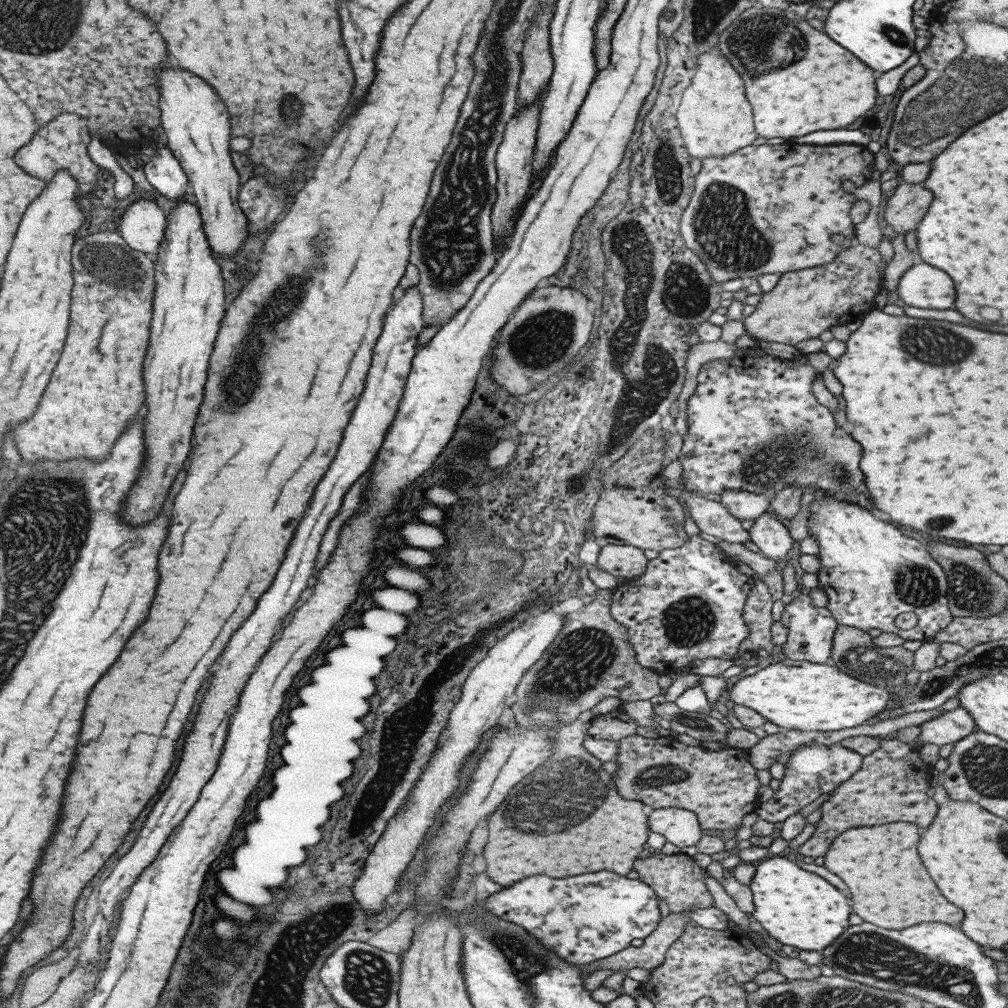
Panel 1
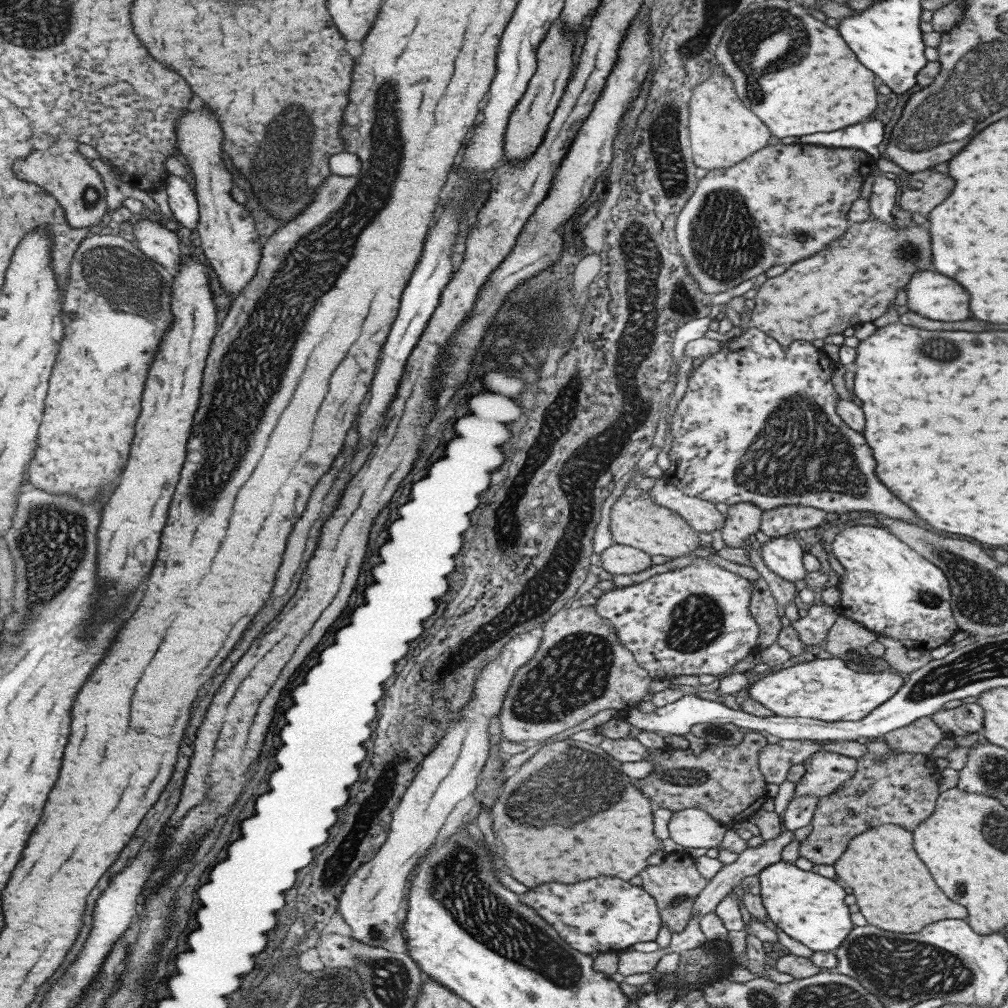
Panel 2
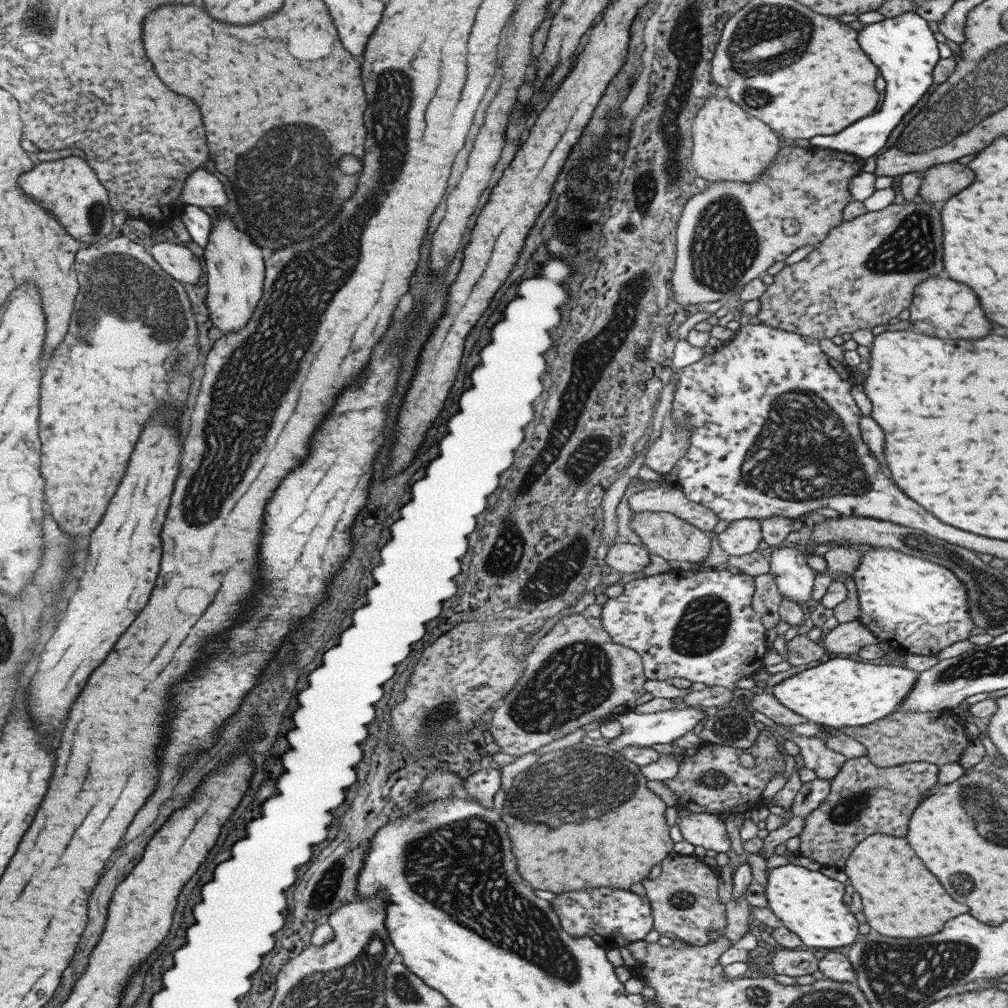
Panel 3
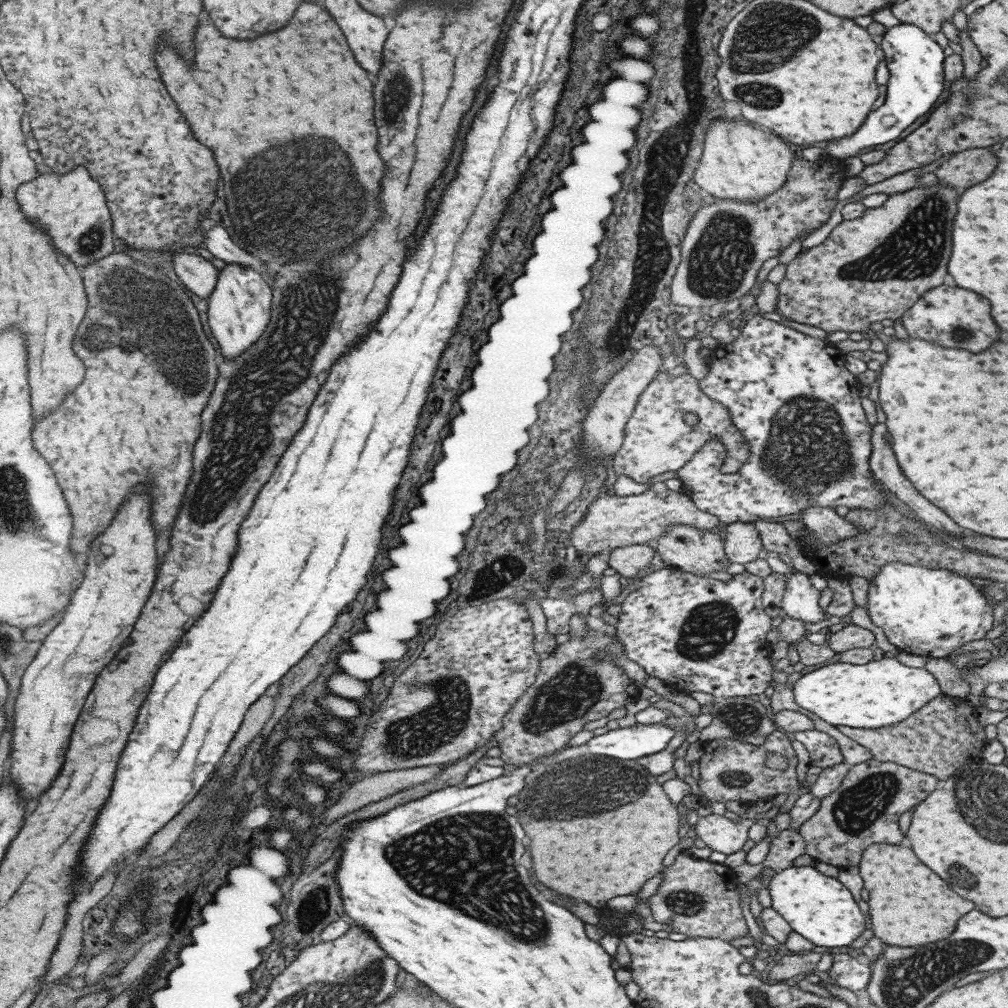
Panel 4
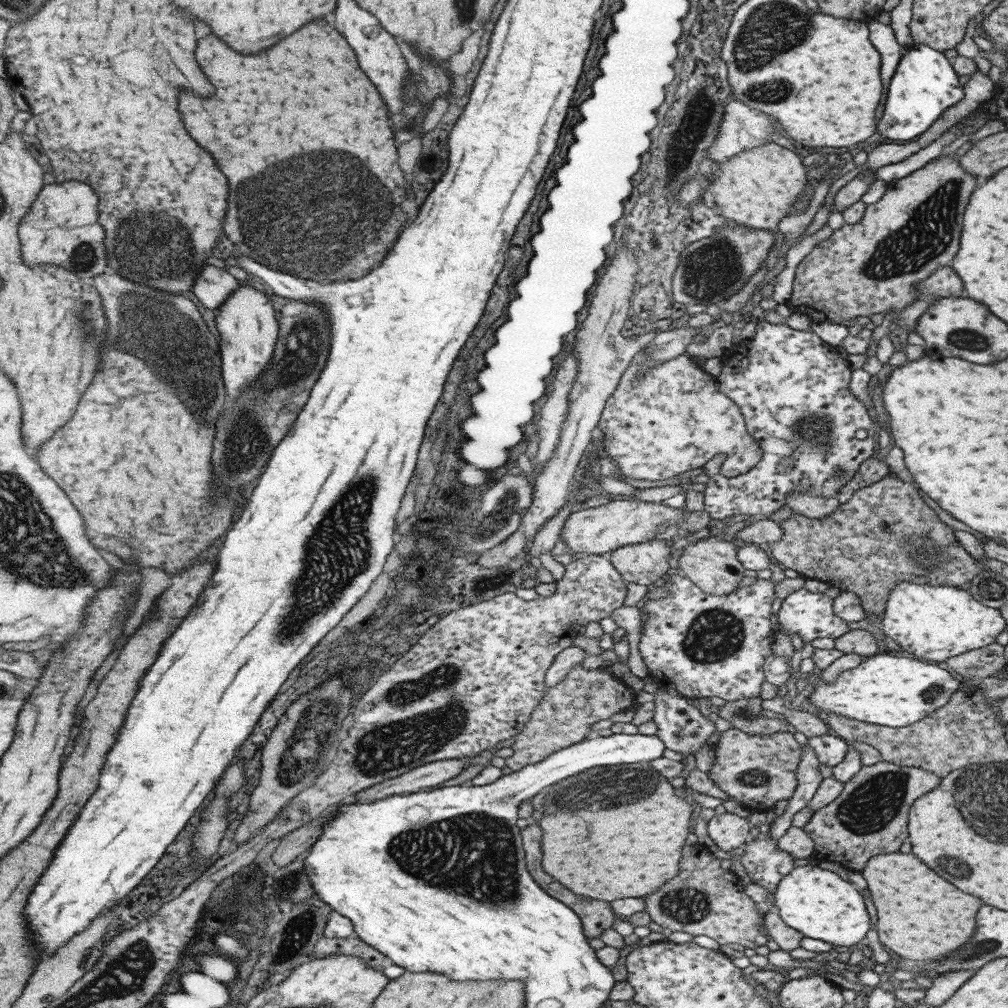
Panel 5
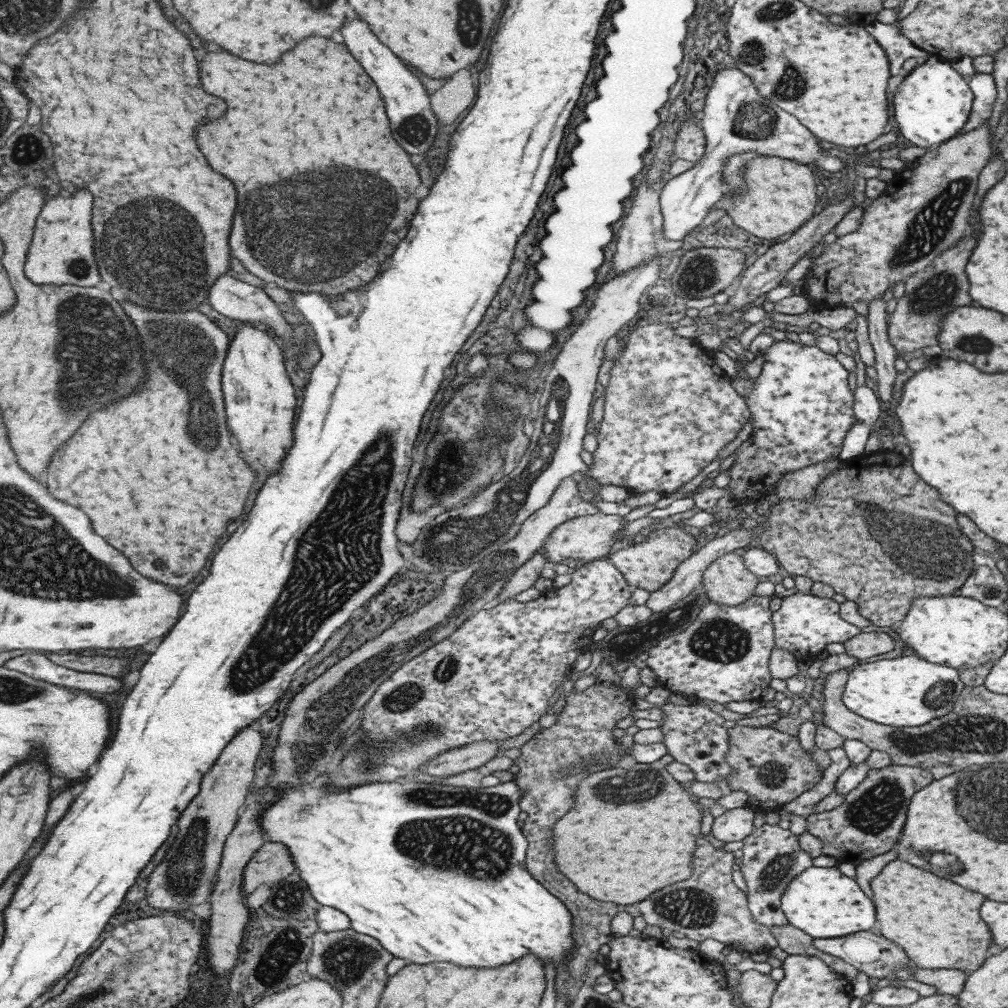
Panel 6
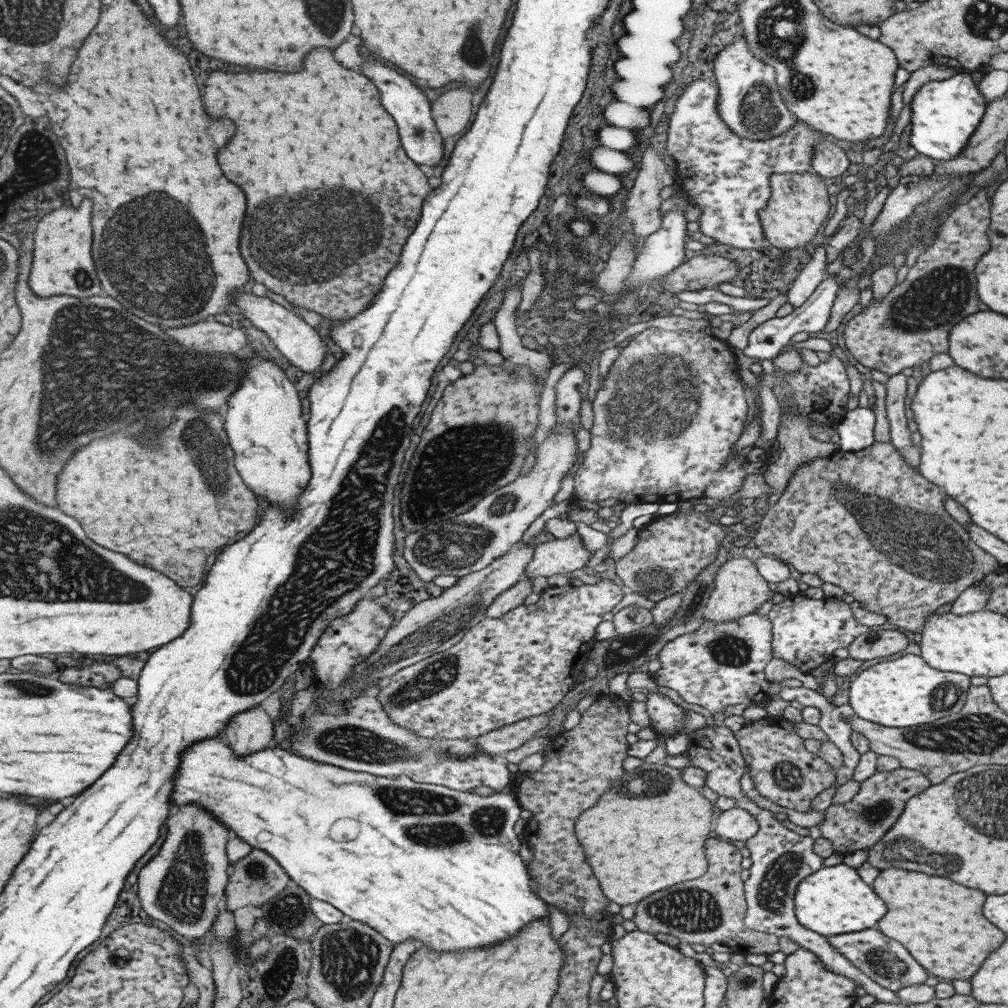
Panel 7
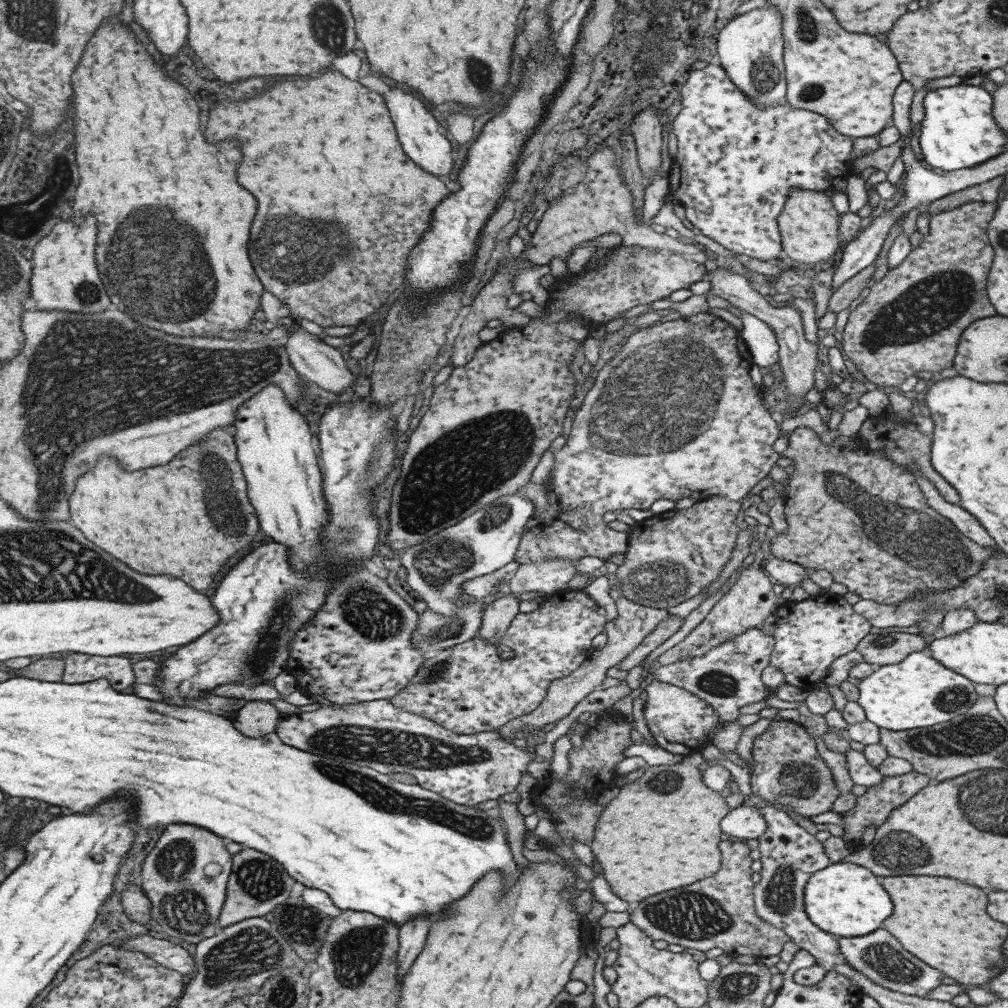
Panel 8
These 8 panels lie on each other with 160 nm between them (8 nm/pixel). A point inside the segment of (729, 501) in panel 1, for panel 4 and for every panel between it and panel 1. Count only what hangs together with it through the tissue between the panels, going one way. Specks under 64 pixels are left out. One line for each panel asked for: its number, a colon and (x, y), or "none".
2: (742, 519)
3: (740, 537)
4: (741, 543)

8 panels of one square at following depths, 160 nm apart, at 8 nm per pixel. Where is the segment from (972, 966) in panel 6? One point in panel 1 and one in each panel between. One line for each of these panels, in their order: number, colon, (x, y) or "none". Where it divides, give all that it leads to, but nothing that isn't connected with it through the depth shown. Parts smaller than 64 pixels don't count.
1: (889, 887)
2: (893, 890)
3: (897, 892)
4: (909, 906)
5: (920, 917)

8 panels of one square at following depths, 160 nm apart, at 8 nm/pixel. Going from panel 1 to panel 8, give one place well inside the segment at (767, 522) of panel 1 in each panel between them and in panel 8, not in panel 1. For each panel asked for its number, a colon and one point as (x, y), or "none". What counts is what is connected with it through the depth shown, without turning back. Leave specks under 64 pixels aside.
2: (782, 555)
3: (793, 578)
4: (800, 599)
5: (808, 615)
6: (804, 624)
7: (805, 632)
8: (809, 635)

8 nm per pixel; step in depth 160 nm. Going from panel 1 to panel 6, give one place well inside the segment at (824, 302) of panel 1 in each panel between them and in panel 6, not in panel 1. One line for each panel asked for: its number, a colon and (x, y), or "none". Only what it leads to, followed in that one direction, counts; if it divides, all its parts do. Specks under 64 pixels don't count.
2: (854, 280)
3: (863, 273)
4: (876, 266)
5: (870, 267)
6: (924, 210)

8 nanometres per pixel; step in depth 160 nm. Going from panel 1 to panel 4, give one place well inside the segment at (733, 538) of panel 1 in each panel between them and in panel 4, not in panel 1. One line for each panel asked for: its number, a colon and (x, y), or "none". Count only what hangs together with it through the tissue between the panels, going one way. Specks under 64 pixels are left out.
2: (701, 516)
3: (663, 498)
4: (611, 521)

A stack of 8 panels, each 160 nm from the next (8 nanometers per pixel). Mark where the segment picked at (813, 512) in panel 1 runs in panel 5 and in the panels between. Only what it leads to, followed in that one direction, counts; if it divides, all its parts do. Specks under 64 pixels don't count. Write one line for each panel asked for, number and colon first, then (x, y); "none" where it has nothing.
2: (887, 588)
3: (917, 607)
4: (925, 612)
5: (931, 623)

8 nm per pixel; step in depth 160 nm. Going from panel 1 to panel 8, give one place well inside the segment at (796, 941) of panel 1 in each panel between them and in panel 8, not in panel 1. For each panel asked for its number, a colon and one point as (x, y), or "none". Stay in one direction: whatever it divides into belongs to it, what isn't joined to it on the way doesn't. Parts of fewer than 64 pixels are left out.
2: (809, 908)
3: (809, 904)
4: (817, 907)
5: (817, 903)
6: (823, 903)
7: (833, 900)
8: (844, 899)

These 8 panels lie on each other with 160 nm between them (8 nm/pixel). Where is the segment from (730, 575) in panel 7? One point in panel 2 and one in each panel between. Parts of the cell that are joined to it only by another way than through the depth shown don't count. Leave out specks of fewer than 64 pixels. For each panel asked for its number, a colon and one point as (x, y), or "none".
2: (634, 520)
3: (663, 534)
4: (695, 551)
5: (710, 564)
6: (726, 581)

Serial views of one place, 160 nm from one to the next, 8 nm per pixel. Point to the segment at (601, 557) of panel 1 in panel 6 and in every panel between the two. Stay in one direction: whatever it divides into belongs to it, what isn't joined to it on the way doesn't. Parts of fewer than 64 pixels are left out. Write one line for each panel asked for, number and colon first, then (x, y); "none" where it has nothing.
2: (617, 559)
3: (626, 558)
4: (626, 561)
5: (642, 564)
6: (647, 565)

